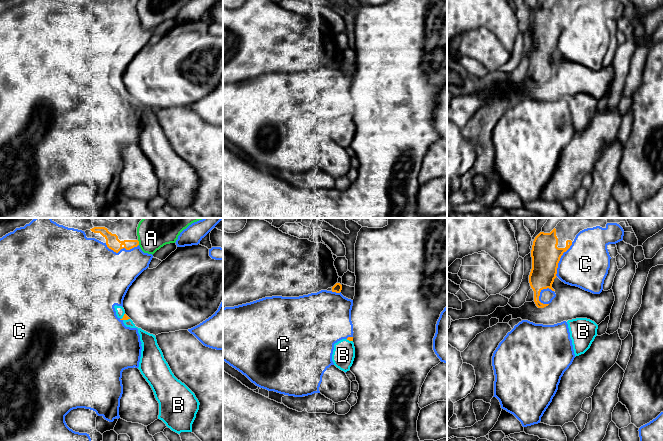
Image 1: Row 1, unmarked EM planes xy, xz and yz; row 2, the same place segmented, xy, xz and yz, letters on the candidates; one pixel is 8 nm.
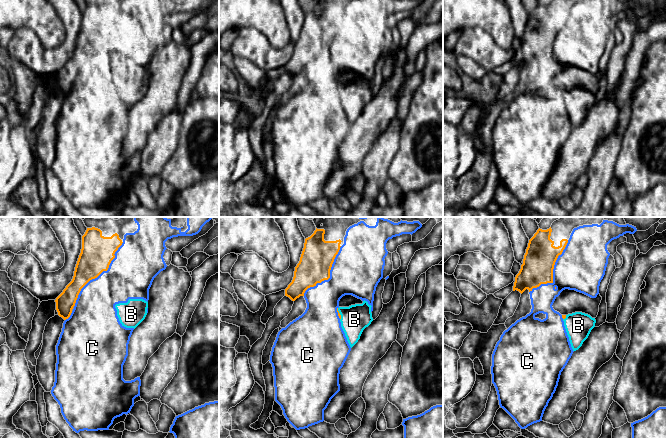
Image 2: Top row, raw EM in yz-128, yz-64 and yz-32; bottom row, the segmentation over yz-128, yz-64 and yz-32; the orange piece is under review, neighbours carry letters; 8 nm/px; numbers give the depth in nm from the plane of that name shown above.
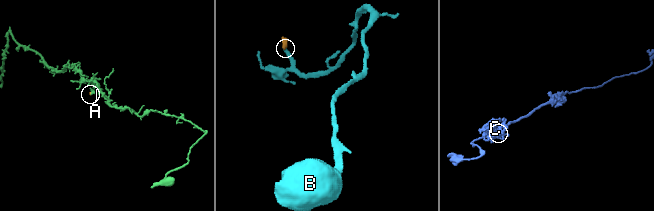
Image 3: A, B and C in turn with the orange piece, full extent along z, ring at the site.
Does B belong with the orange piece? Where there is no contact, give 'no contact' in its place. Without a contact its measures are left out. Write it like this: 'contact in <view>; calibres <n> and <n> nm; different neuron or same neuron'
contact in xy; calibres 50 and 110 nm; same neuron

